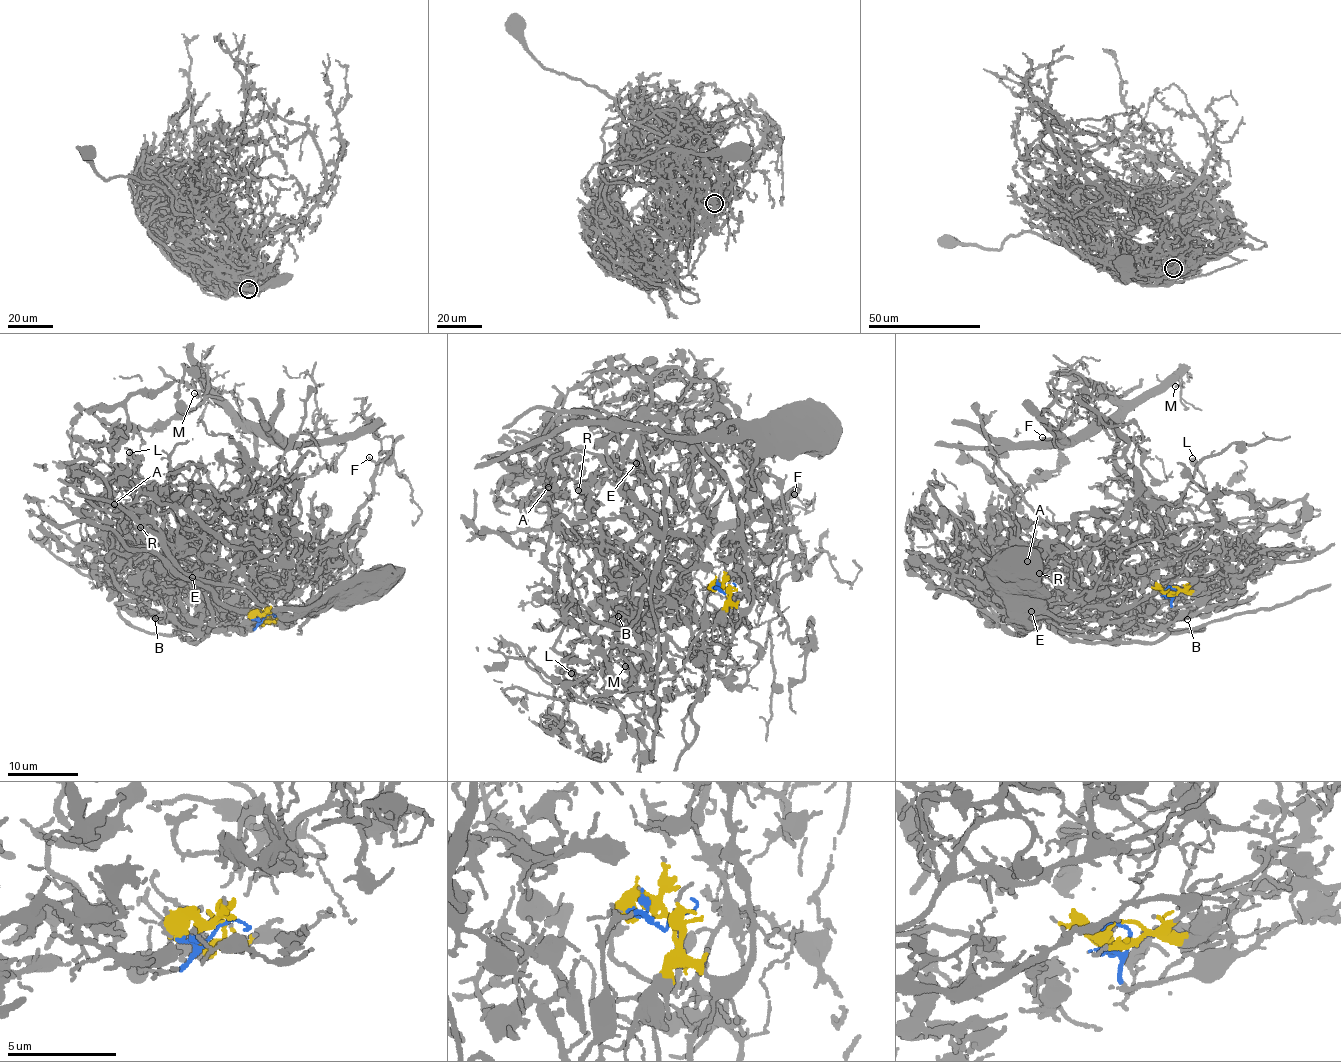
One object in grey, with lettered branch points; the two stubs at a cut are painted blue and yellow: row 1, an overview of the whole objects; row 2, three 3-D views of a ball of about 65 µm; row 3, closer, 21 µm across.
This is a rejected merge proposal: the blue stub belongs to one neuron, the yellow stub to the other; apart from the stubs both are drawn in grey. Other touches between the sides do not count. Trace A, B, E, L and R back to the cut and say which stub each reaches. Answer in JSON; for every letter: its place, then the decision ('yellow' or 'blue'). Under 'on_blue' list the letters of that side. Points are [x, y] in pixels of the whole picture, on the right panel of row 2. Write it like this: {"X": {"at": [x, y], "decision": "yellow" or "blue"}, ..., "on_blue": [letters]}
{"A": {"at": [1027, 561], "decision": "yellow"}, "B": {"at": [1187, 619], "decision": "yellow"}, "E": {"at": [1031, 611], "decision": "yellow"}, "L": {"at": [1192, 458], "decision": "blue"}, "R": {"at": [1039, 573], "decision": "yellow"}, "on_blue": ["L"]}

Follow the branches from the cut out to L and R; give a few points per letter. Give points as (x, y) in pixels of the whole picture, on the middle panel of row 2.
L: (727, 591), (704, 597), (703, 630), (672, 679), (654, 684), (618, 648), (592, 668), (593, 682), (570, 673)
R: (727, 591), (752, 604), (741, 513), (694, 441), (575, 412), (557, 434), (558, 492), (578, 503), (578, 489)

